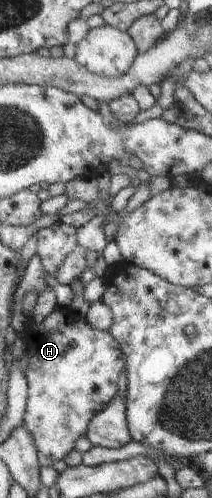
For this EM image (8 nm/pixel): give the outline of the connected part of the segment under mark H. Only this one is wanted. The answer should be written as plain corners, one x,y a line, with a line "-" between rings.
57,307
46,319
39,322
27,319
19,336
26,344
28,363
25,369
29,395
24,418
24,427
34,437
42,467
52,467
52,463
62,461
74,451
74,443
86,437
90,422
97,412
106,408
118,396
118,381
126,369
126,355
113,334
96,329
86,318
71,312
69,308

